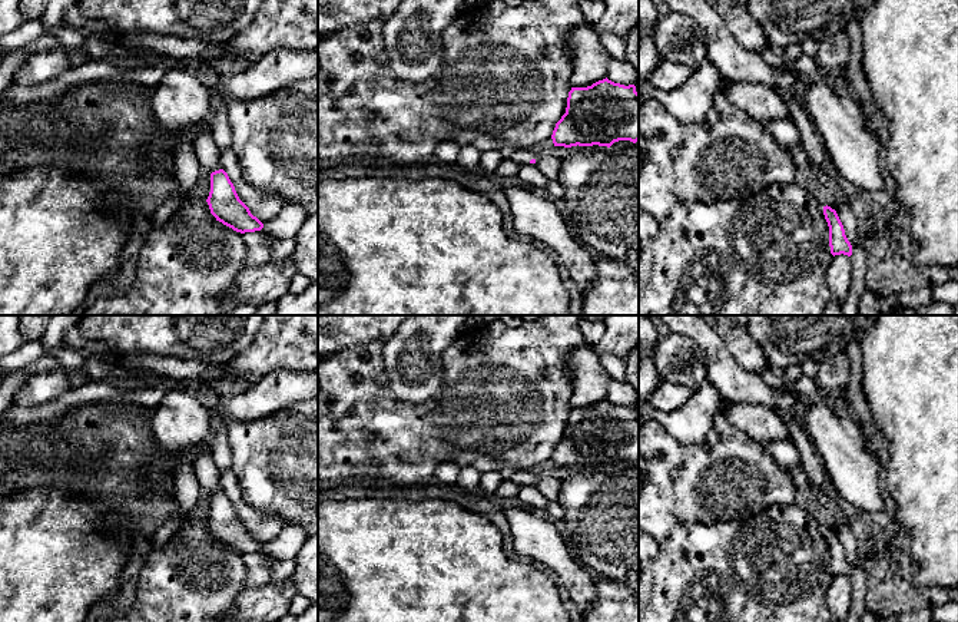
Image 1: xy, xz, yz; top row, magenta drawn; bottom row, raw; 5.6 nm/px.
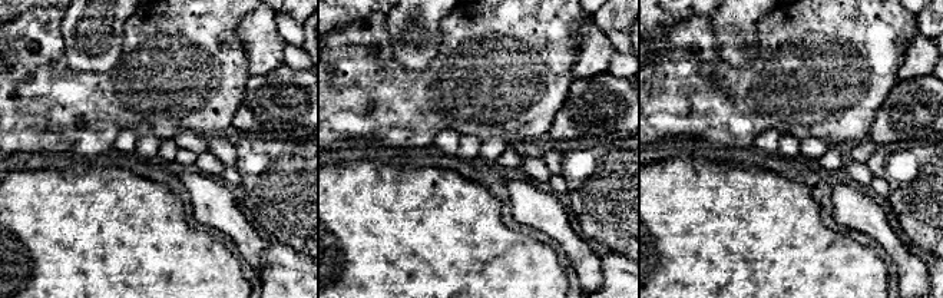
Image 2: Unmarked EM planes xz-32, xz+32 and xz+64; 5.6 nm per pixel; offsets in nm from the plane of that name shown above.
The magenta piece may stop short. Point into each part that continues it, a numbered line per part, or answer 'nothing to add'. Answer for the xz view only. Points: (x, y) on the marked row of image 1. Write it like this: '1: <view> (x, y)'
1: xz (521, 156)

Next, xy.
nothing to add

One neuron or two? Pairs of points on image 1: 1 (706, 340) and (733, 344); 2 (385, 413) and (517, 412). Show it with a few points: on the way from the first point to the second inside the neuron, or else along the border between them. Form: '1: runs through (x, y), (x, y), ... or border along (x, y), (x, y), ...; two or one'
1: border along (715, 330), (725, 348), (745, 369); two
2: runs through (418, 414), (484, 414); one

